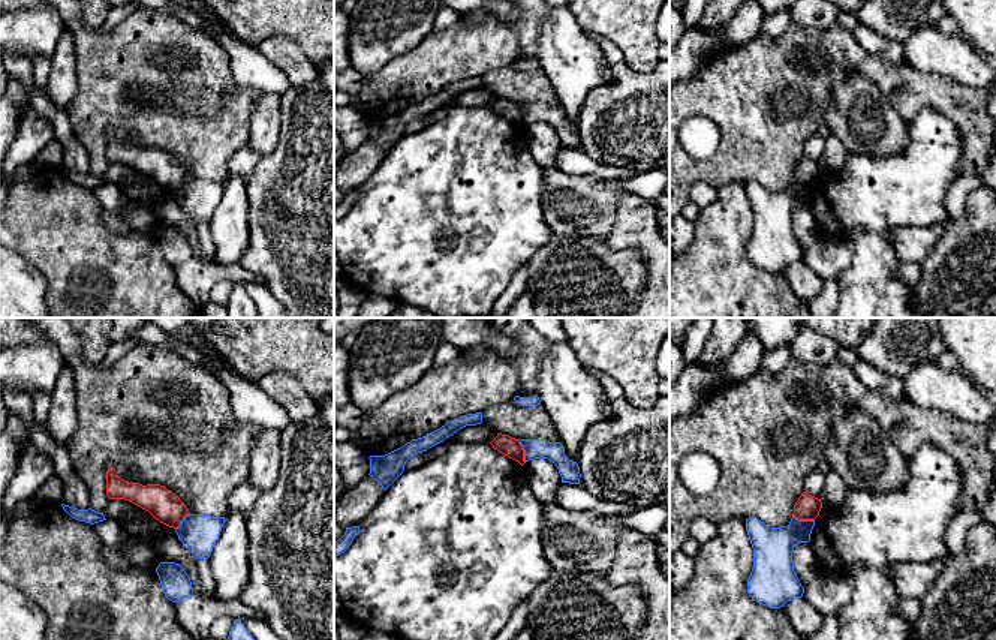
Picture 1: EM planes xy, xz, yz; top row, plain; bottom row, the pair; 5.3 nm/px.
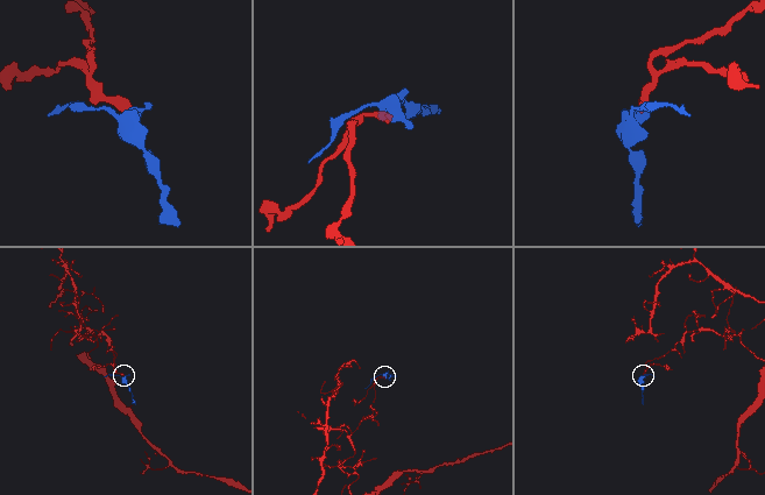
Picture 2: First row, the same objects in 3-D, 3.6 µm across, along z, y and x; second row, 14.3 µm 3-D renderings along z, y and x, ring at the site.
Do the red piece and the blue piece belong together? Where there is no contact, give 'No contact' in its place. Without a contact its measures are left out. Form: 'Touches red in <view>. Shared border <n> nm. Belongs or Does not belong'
Touches red in yz. Shared border 120 nm. Does not belong

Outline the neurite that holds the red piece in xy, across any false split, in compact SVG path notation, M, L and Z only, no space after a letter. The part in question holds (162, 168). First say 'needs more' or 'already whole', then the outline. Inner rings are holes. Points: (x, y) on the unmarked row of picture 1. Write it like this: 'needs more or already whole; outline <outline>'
already whole; outline M112 130L106 135L106 159L109 163L124 163L148 175L160 187L177 193L189 178L180 162L160 148L127 147Z

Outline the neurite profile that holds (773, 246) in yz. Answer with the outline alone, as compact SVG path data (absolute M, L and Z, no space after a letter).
M756 181L746 183L746 195L753 213L753 232L747 243L747 258L770 273L780 273L801 262L801 250L792 226L792 214L809 207L815 184L791 183L788 190L770 192Z

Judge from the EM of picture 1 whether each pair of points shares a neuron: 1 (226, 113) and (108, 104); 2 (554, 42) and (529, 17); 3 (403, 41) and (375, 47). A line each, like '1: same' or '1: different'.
1: same
2: different
3: same

